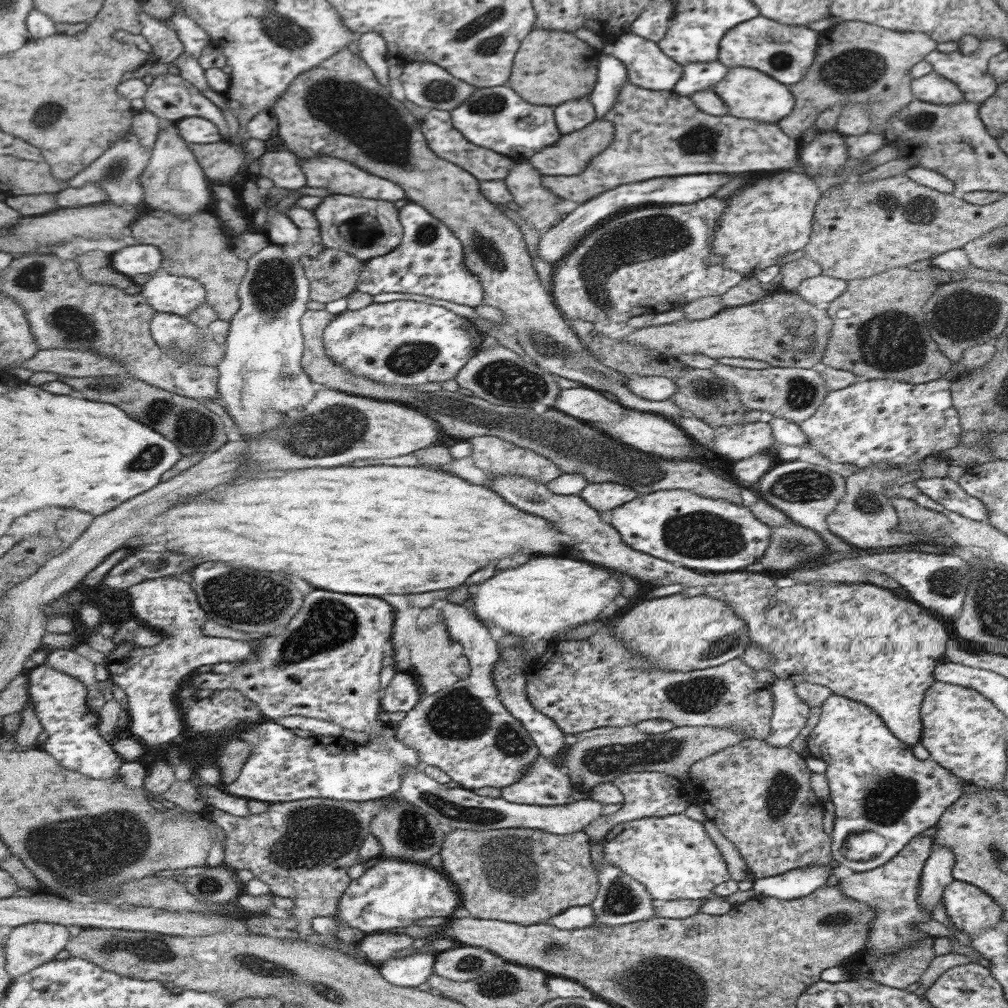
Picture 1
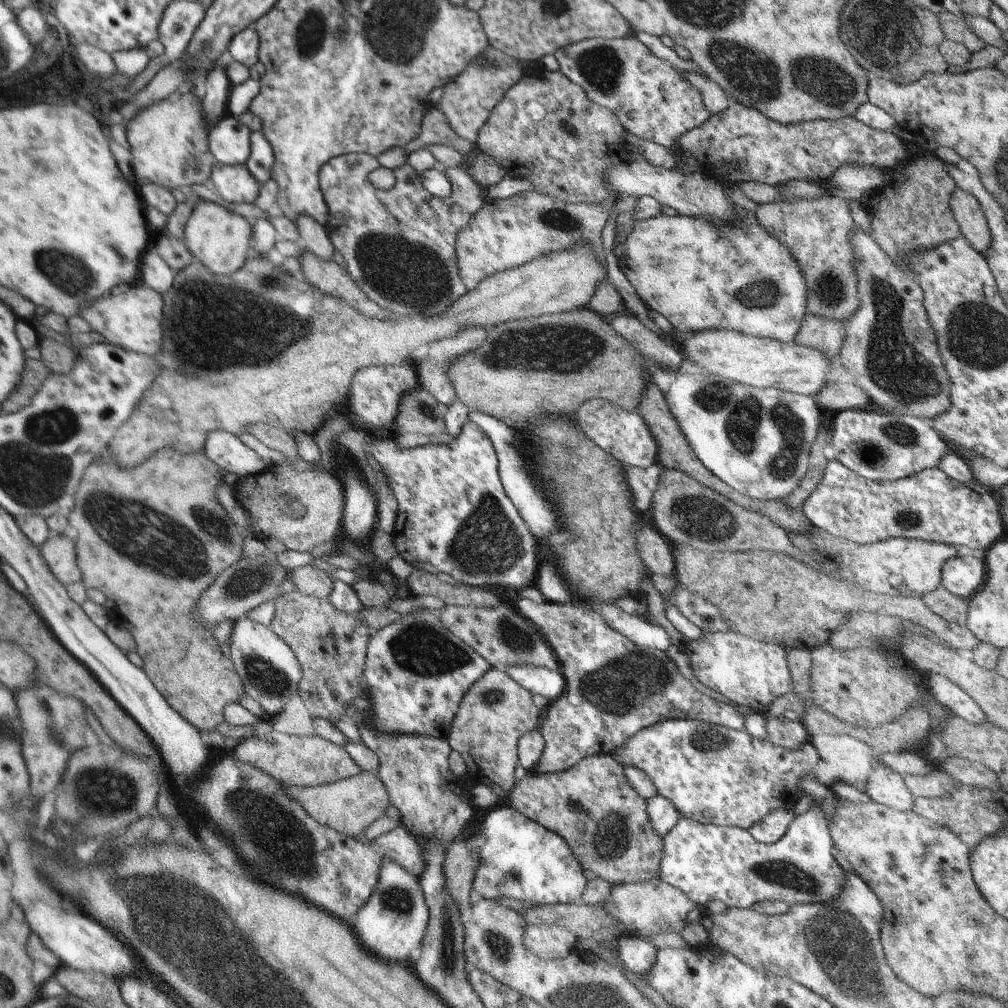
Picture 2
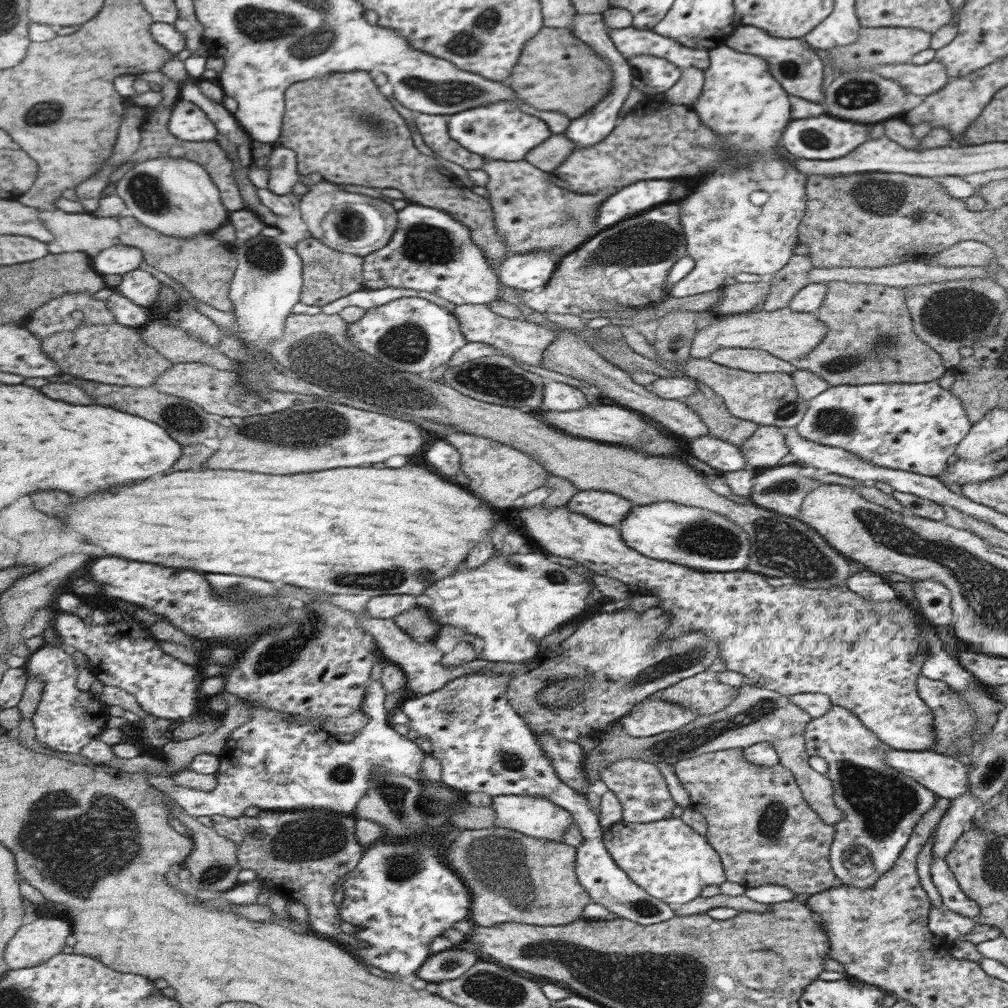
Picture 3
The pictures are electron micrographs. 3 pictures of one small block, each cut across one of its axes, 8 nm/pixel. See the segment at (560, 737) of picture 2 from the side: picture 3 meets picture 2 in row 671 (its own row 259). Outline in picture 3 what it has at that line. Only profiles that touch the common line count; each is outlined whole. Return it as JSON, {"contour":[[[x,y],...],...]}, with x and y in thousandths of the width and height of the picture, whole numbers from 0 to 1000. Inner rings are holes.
{"contour":[[[656,202],[652,206],[635,210],[624,215],[624,218],[614,219],[598,227],[598,230],[582,237],[571,248],[557,255],[548,275],[533,289],[515,289],[515,300],[527,308],[549,314],[556,312],[574,313],[582,309],[609,308],[608,304],[613,301],[632,306],[653,301],[663,292],[659,287],[661,282],[658,280],[662,269],[674,256],[683,252],[683,248],[680,247],[679,232],[676,231],[676,224],[672,218],[672,210],[668,202]]]}

